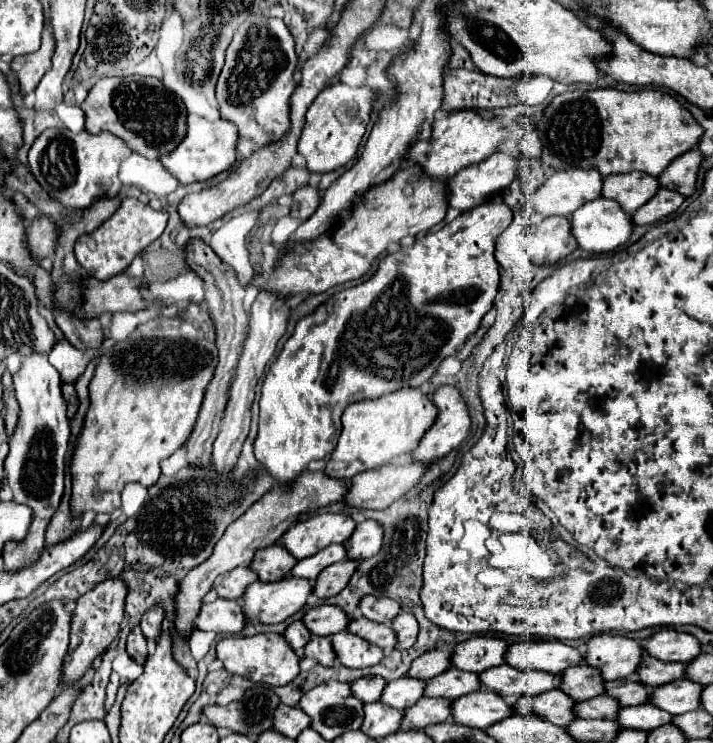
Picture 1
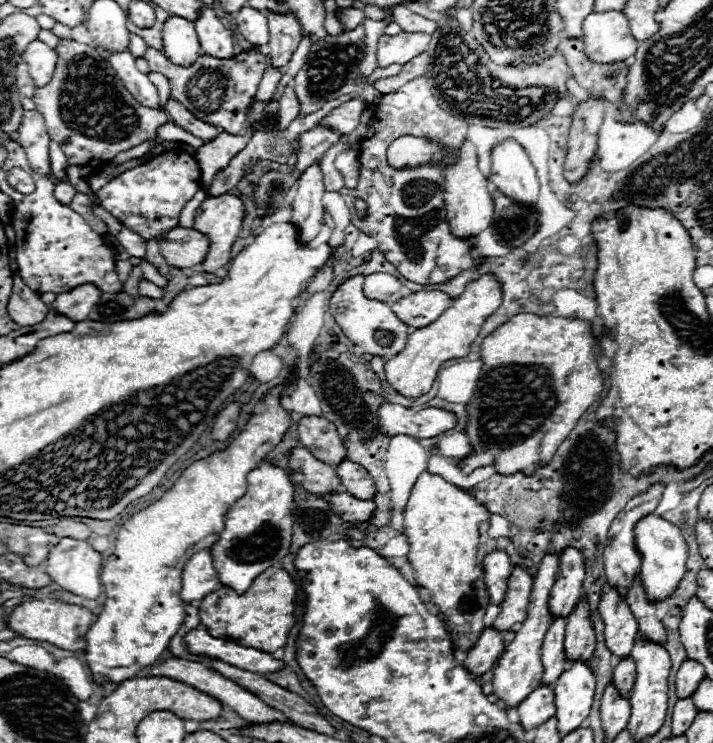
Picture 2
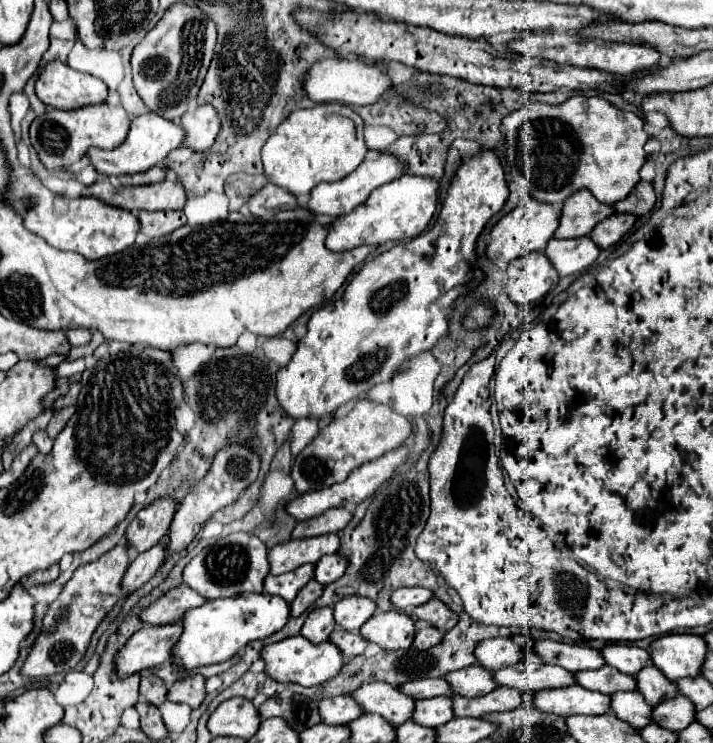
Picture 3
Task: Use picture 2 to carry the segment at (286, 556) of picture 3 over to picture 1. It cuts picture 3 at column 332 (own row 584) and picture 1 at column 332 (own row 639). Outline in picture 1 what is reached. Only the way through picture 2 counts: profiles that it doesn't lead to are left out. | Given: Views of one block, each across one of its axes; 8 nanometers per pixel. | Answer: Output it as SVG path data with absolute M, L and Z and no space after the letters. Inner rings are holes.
M314 514L296 522L284 536L282 546L296 560L318 554L330 544L342 544L354 532L354 520L346 514Z

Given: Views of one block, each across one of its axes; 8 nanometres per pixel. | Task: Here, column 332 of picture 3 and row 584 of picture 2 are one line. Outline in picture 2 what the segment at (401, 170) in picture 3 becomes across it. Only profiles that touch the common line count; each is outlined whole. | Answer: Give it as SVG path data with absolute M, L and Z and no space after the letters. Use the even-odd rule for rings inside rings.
M200 550L194 554L182 572L182 590L180 596L184 602L202 600L206 594L214 592L218 584L218 574L214 570L214 560L210 550Z

